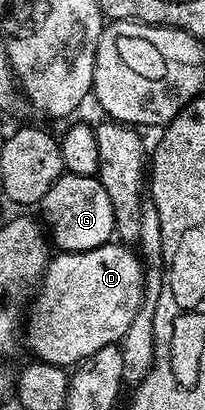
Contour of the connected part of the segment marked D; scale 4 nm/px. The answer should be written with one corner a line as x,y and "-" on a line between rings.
109,240
105,246
93,250
69,250
49,257
48,267
40,279
38,289
26,314
26,346
33,350
42,362
65,368
85,362
98,348
115,346
126,336
126,328
138,312
138,304
144,295
144,264
131,245

